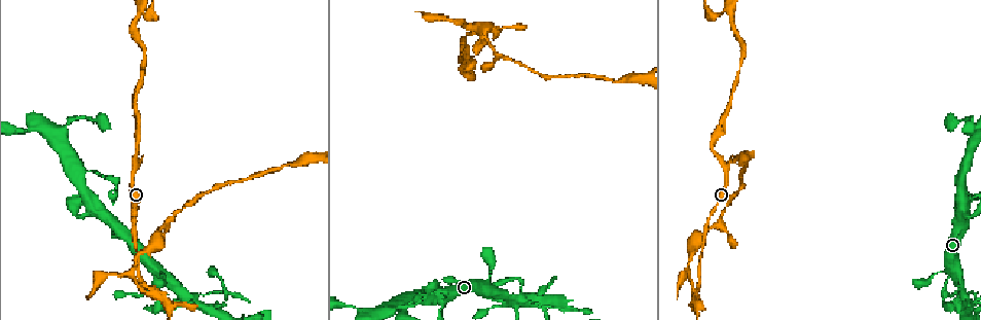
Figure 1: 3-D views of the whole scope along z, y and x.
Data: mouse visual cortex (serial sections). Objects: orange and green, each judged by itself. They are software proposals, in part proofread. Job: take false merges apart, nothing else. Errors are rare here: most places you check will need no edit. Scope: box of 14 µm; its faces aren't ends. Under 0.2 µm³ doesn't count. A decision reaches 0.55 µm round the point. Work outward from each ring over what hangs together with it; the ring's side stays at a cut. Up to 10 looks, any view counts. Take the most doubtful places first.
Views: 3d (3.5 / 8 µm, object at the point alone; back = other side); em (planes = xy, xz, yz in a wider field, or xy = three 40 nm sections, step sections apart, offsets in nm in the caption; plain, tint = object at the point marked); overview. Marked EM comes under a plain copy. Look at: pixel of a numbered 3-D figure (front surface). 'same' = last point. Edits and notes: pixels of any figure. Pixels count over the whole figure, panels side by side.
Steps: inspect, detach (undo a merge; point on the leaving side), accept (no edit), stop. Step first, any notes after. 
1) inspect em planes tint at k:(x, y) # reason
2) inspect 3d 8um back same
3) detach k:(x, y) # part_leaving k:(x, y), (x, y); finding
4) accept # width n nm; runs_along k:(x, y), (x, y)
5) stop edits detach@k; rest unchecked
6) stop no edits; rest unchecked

inspect 3d 3.5um at 1:(696, 290) # sharp bend

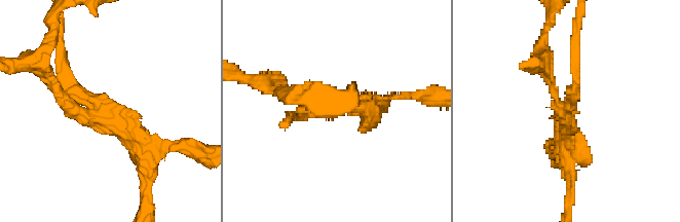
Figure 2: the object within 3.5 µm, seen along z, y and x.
inspect em xy step 5 tint at 2:(97, 111) # arms 3; arm_widths 150, 150, 300 nm

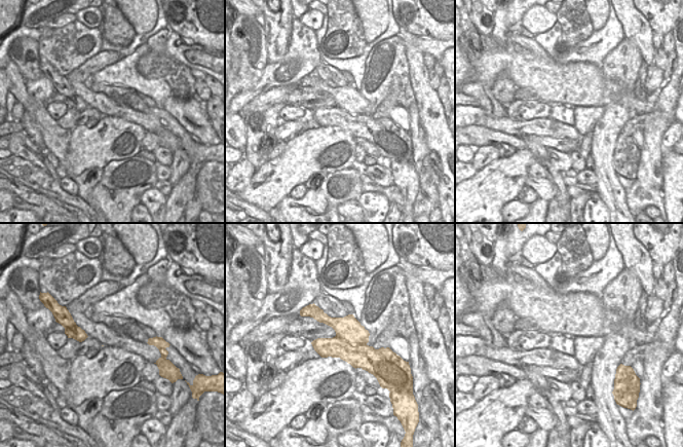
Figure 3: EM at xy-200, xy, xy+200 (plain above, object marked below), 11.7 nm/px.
inspect em xy step 2 tint same

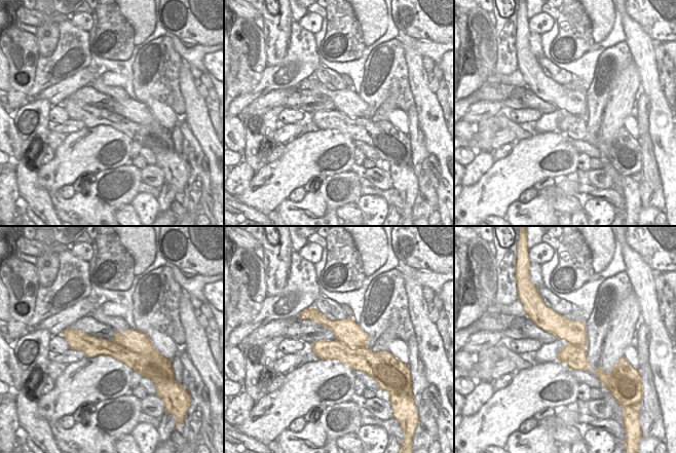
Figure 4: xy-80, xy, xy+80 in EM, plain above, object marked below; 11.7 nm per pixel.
detach 2:(59, 99) # part_leaving 2:(97, 113), (65, 103), (43, 49); a second cell is stuck on

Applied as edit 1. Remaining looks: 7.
inspect overview # redraw

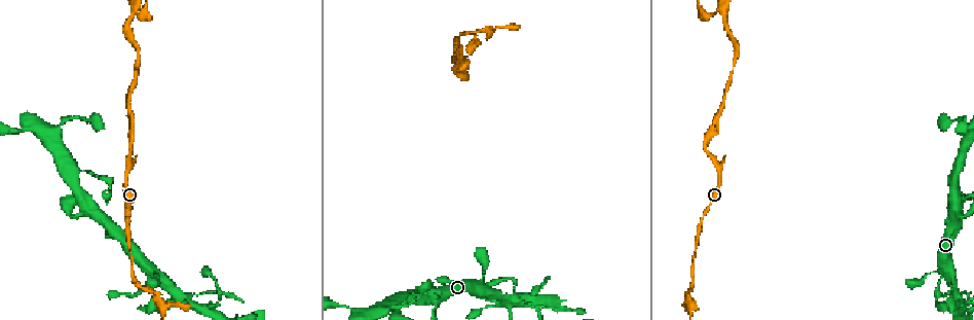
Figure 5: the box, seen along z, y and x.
inspect 3d 3.5um at 5:(724, 10) # calibre changes

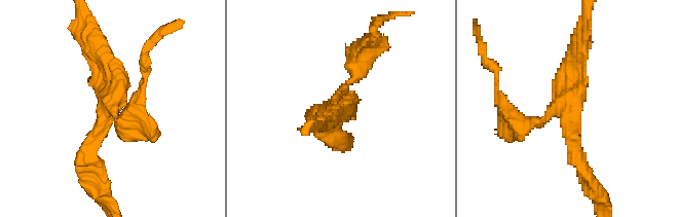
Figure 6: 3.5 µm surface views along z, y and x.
inspect em xy step 5 tint at 6:(108, 109) # arms 3; arm_widths 250, 250, 250 nm; need the tissue

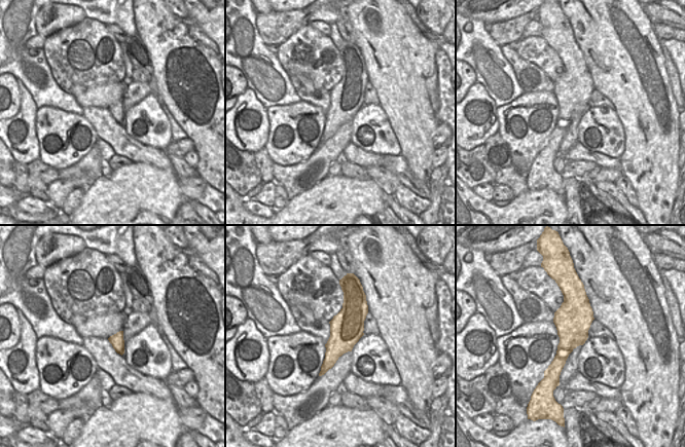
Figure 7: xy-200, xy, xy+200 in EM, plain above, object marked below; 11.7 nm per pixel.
accept # runs_along 6:(581, 168), (566, 108), (529, 123), (511, 117); all the same cell

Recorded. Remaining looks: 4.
inspect 3d 3.5um back at 5:(73, 176) # three-way junction

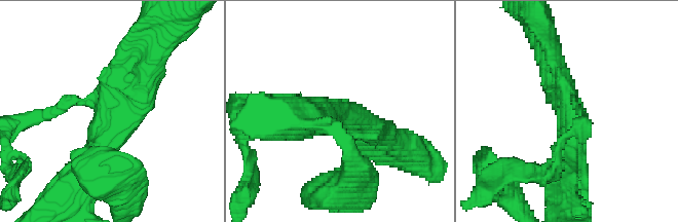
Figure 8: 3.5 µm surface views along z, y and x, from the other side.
inspect em xy step 5 tint at 8:(345, 113) # shape alone is not enough

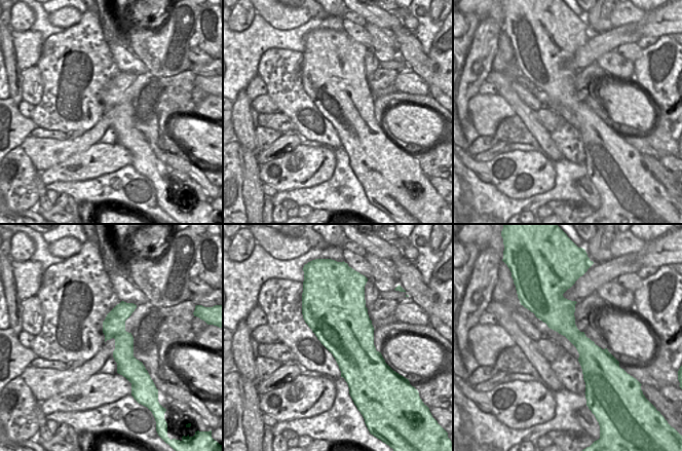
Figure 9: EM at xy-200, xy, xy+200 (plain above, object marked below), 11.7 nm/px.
accept # width 700 nm; runs_along 9:(559, 299), (585, 376); continuous, no second cell

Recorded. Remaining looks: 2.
stop edits detach@2; rest unchecked

